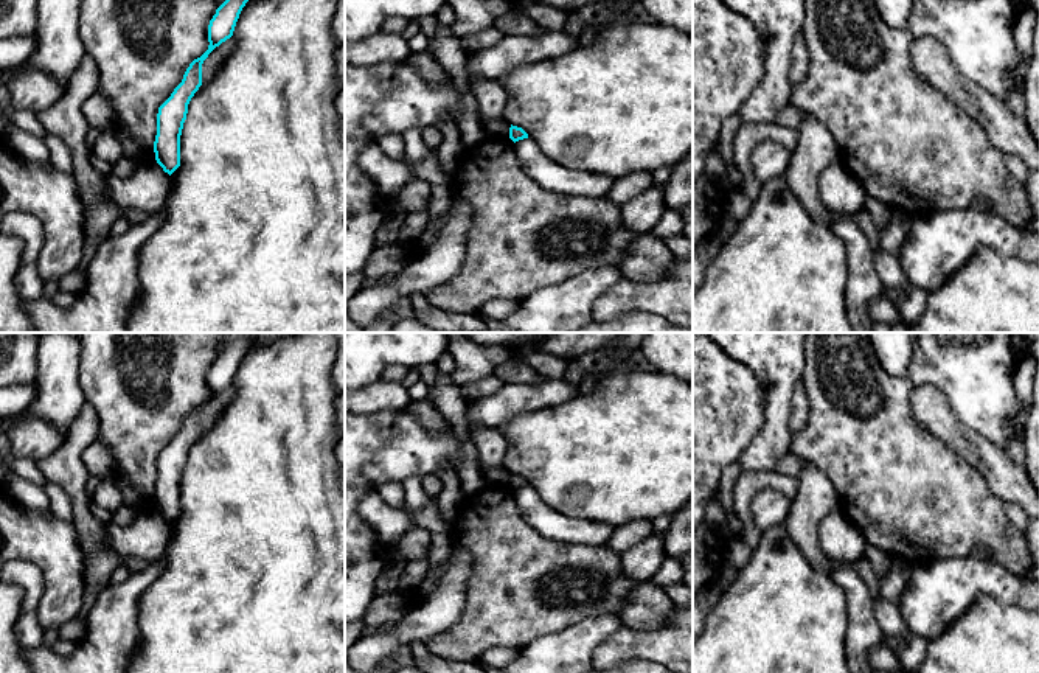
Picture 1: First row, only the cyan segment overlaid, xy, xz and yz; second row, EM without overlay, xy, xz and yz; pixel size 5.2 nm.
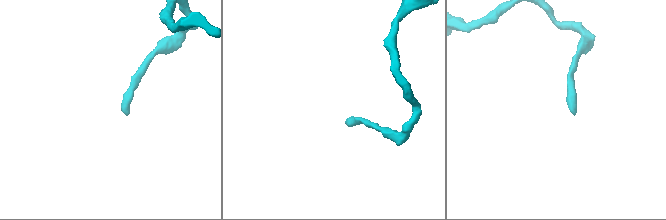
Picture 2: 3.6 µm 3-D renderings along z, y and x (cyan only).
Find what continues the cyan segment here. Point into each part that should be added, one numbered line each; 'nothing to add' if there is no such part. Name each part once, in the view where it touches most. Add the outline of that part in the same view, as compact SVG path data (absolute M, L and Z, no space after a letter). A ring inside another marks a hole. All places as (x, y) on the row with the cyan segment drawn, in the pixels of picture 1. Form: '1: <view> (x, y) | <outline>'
nothing to add

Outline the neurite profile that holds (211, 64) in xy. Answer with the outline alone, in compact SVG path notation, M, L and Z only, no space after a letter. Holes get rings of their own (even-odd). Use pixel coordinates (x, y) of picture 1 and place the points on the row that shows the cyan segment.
M233 36L216 47L208 58L202 64L202 85L196 93L199 93L216 75L221 68L222 62L225 61L227 54L233 50L235 39Z

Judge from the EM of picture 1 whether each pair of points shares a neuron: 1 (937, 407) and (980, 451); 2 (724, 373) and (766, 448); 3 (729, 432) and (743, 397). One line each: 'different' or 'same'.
1: same
2: different
3: same

